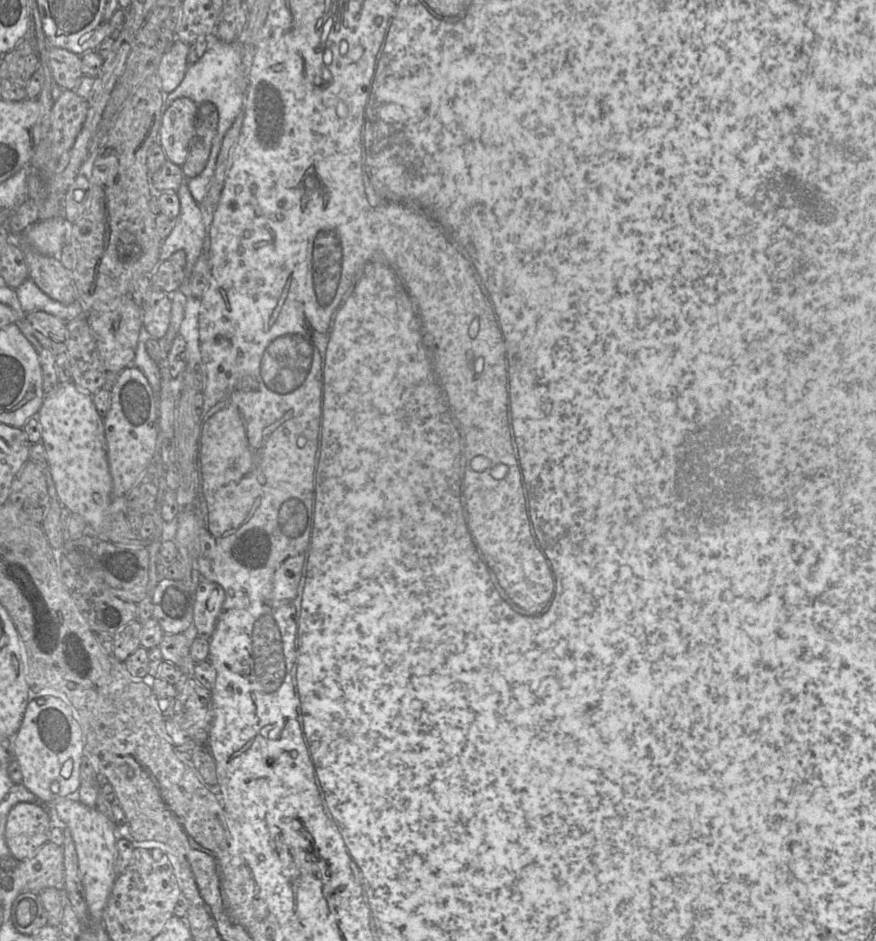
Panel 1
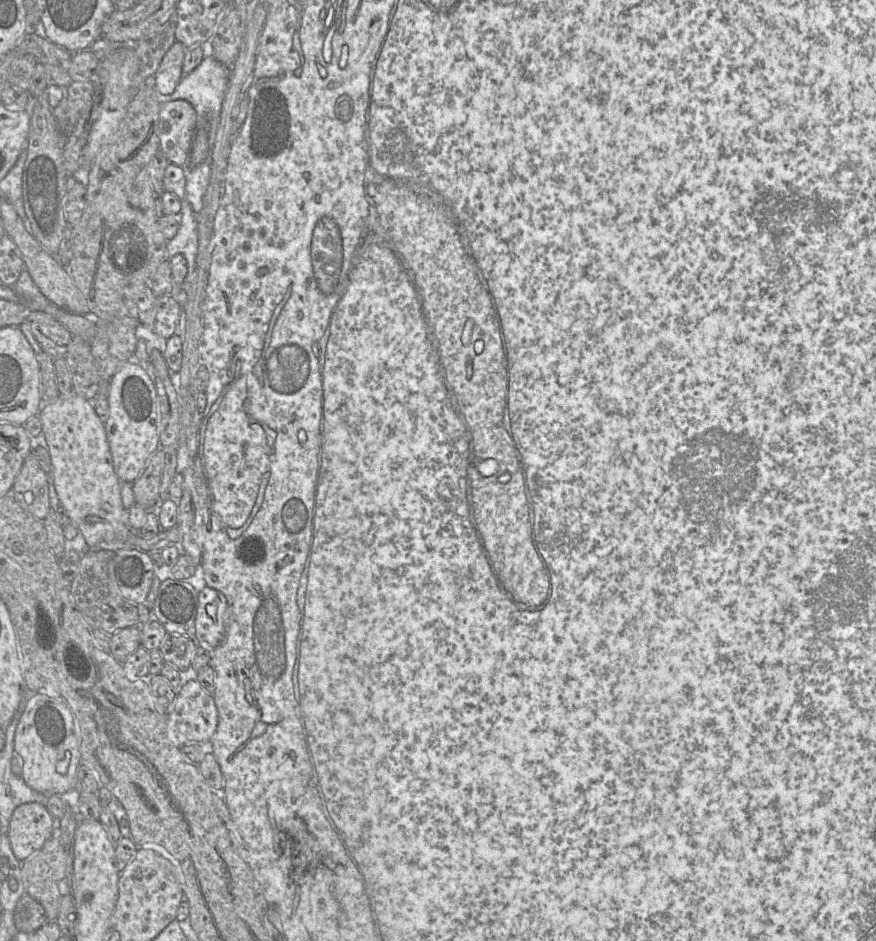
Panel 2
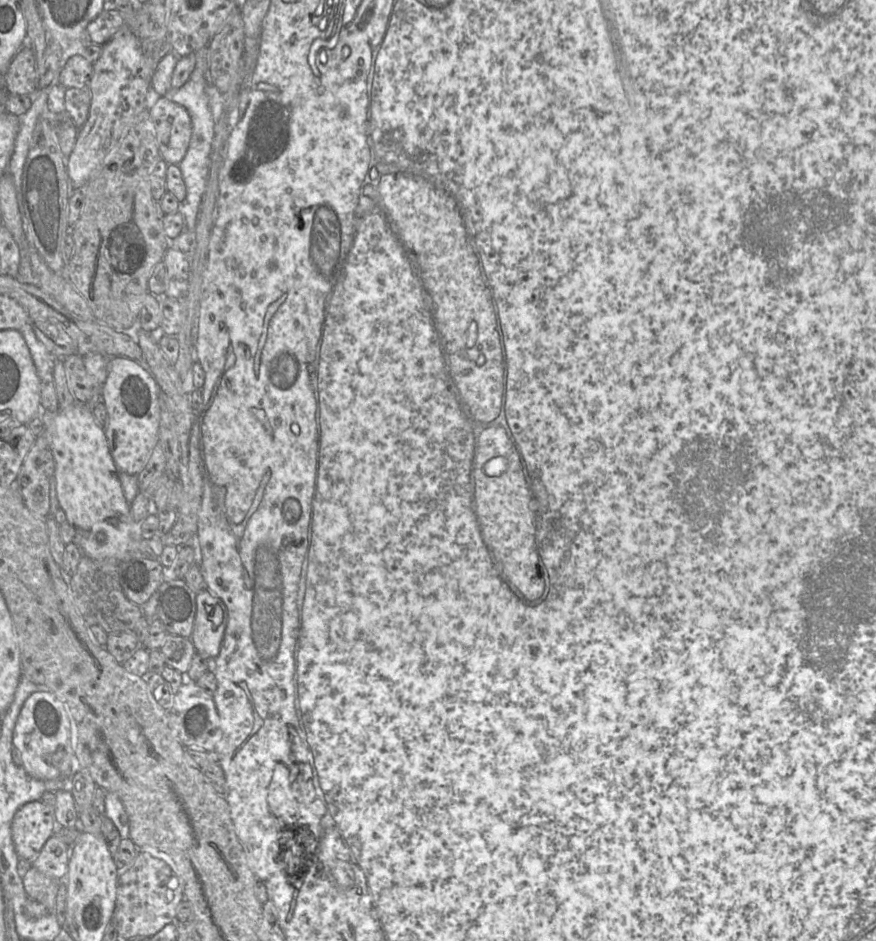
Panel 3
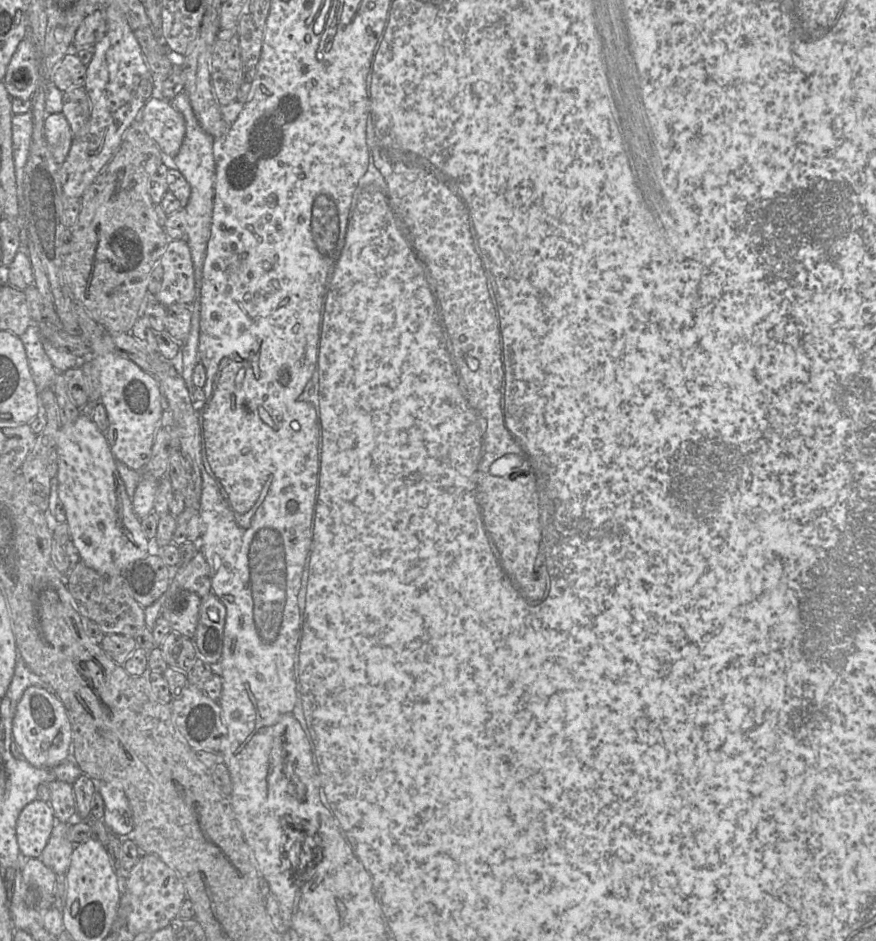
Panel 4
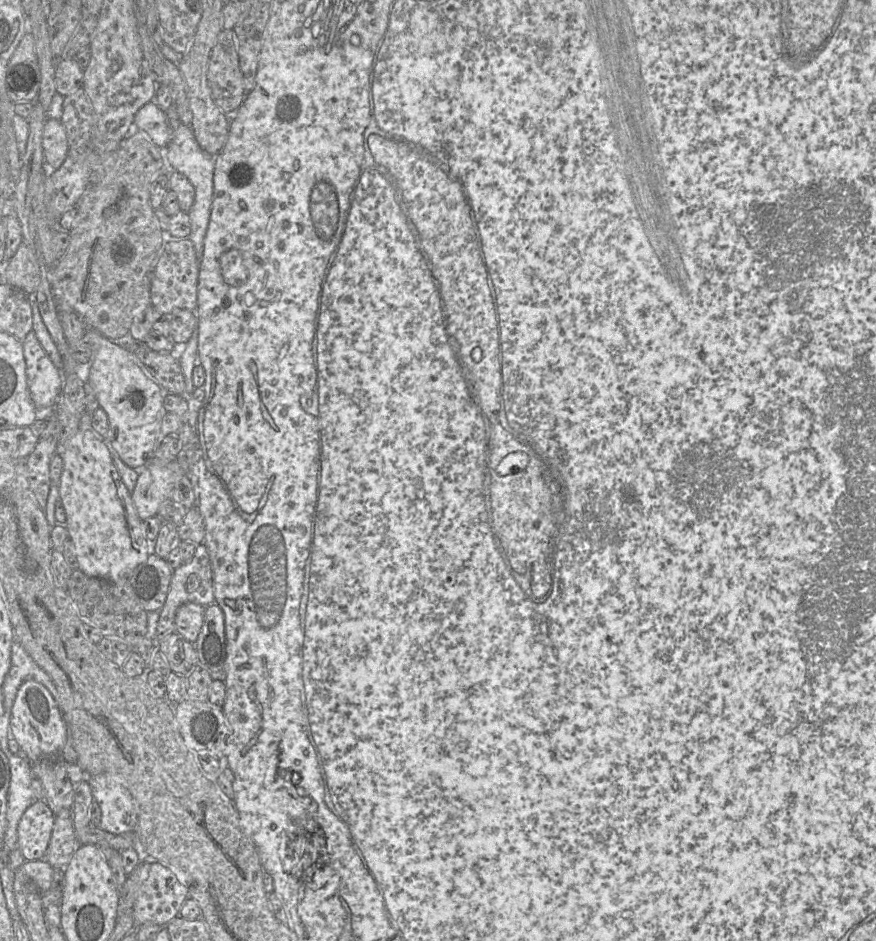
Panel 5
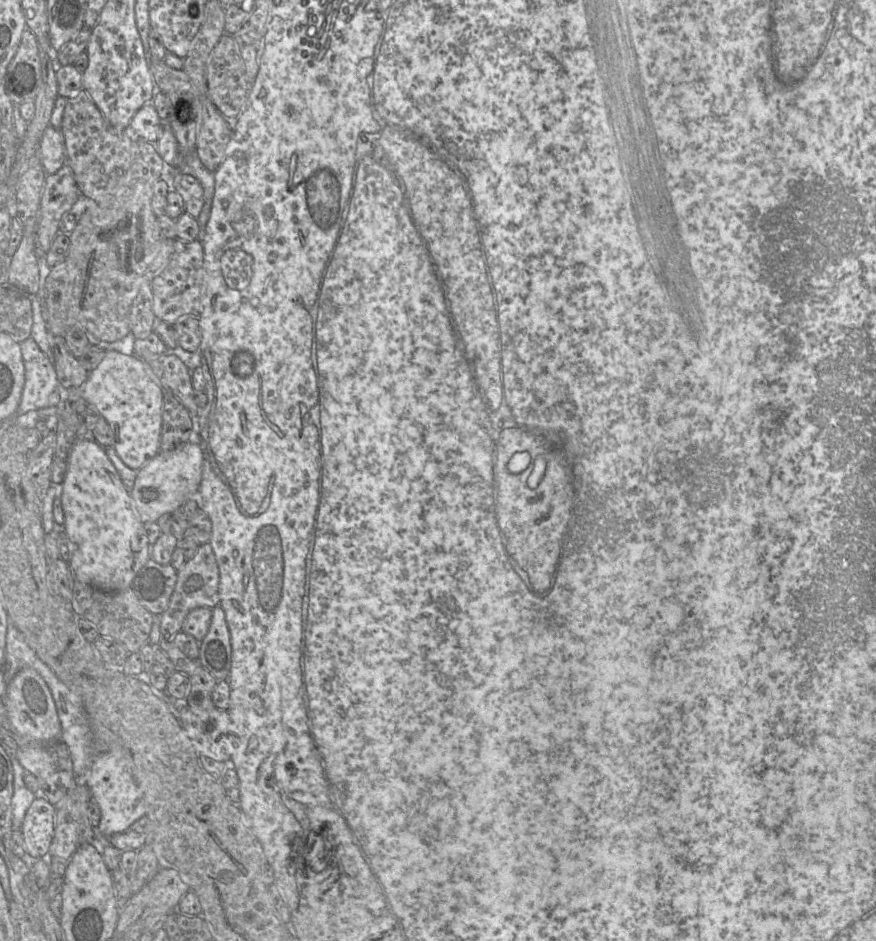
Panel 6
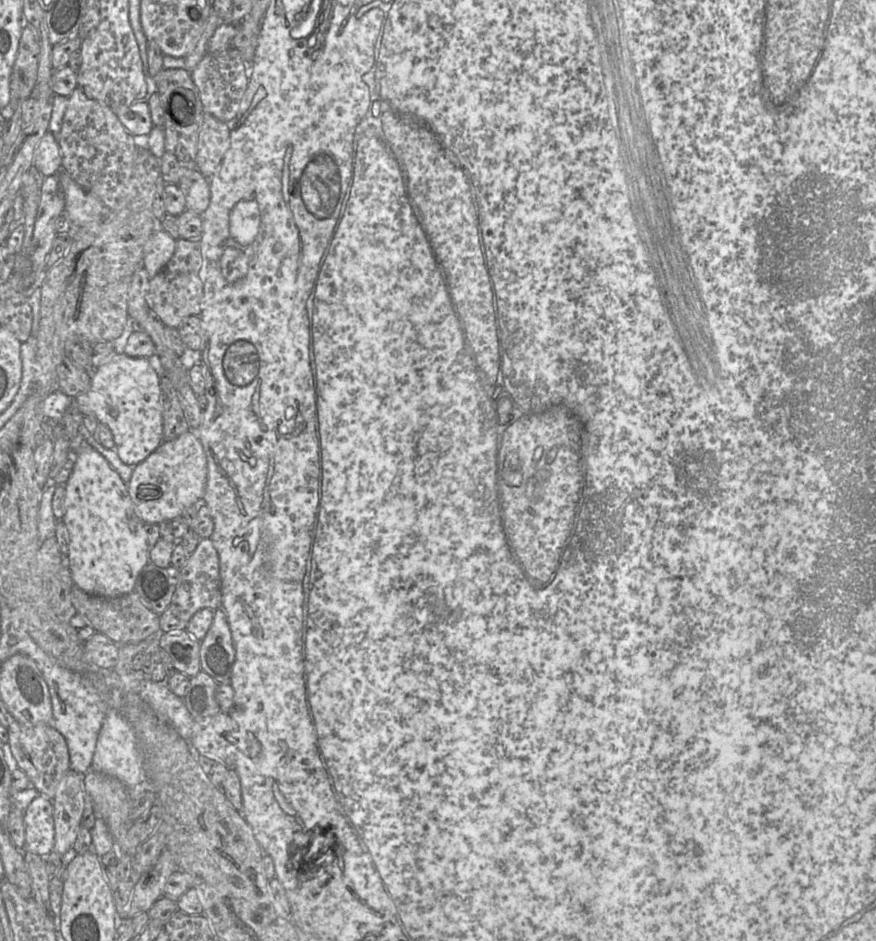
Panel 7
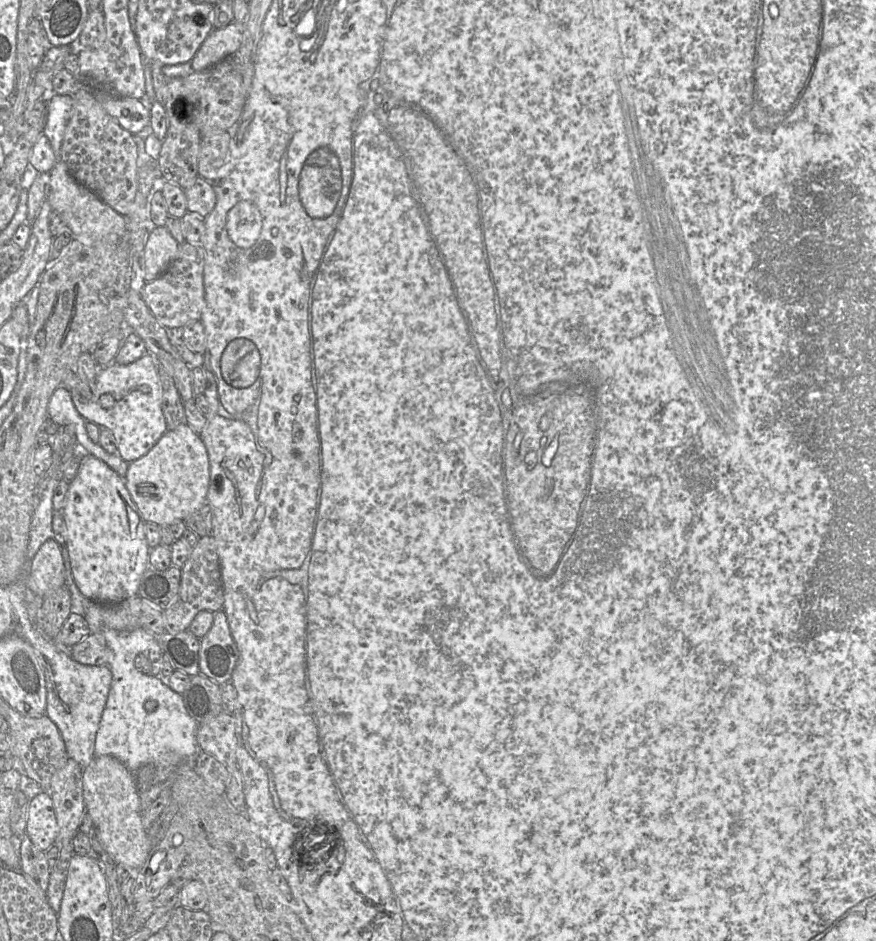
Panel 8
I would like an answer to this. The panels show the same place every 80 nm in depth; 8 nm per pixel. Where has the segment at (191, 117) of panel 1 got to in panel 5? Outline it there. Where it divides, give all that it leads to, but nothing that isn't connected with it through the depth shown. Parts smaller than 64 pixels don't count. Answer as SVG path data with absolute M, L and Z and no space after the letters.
M151 100L137 112L133 129L140 130L159 148L165 149L172 139L172 130L165 111Z

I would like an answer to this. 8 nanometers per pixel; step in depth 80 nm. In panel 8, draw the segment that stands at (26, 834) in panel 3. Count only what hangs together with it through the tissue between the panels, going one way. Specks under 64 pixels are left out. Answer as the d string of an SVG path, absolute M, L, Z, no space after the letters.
M42 791L30 801L26 834L44 852L58 843L59 825L54 802L48 791Z

